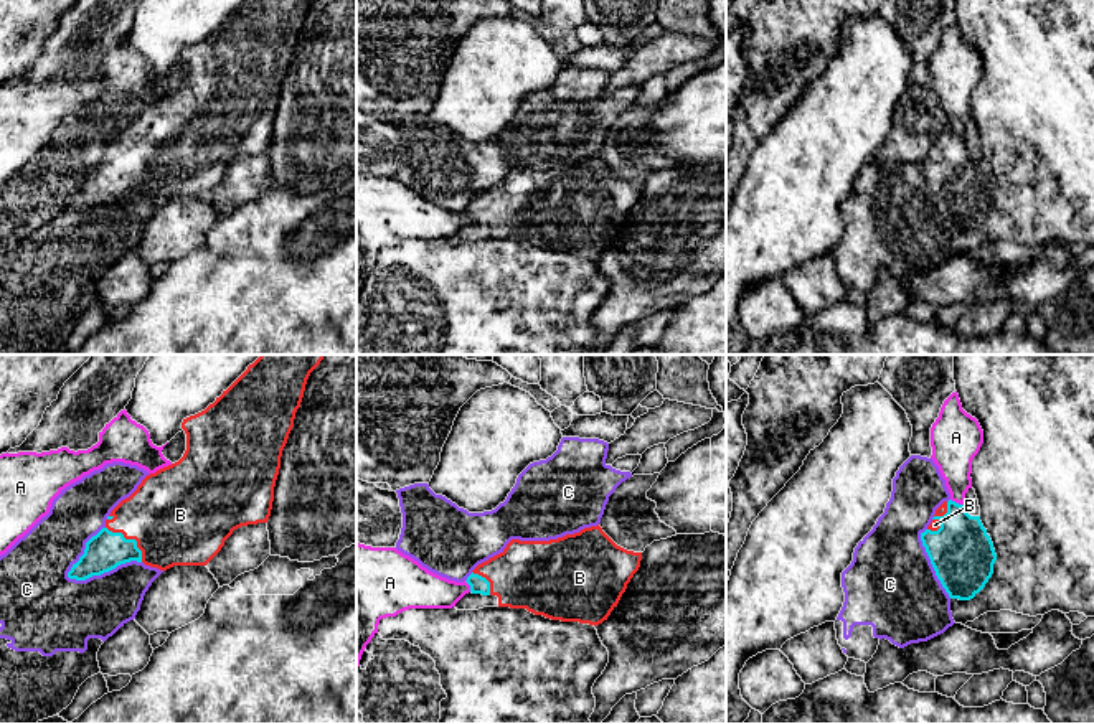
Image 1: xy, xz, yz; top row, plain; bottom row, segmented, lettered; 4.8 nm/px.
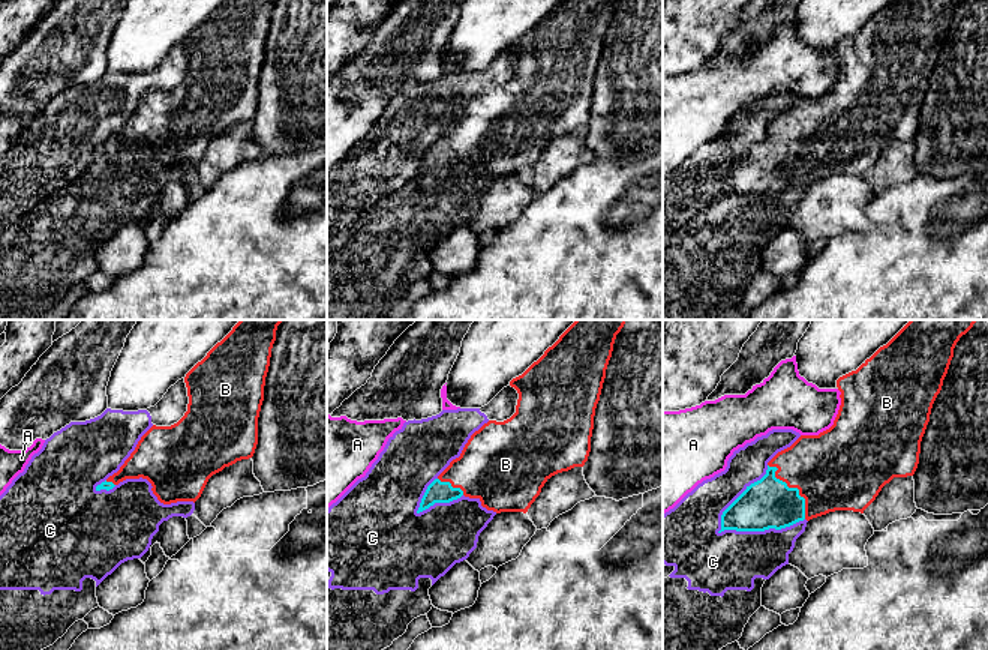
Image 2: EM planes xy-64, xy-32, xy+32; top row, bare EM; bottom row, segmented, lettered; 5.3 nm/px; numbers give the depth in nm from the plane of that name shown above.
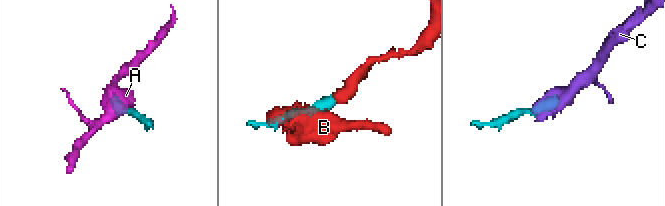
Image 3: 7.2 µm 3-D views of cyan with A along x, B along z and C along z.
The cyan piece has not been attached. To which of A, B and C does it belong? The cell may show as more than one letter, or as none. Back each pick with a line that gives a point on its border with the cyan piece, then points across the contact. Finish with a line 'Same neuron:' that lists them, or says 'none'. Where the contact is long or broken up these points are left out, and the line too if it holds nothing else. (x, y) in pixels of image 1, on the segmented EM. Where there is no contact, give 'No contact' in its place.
B: Touches cyan at xy (131, 540). Path across: xy (104, 551), (122, 540), (131, 540), (175, 515)
Same neuron: B

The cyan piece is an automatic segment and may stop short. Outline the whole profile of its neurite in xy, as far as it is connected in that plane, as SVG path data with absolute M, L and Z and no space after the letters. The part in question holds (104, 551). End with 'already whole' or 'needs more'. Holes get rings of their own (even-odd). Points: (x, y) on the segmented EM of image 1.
M261 355L213 404L183 419L182 429L186 434L183 457L147 475L137 490L111 511L106 526L86 543L84 554L73 564L68 577L86 581L130 561L144 562L160 571L173 566L206 566L221 551L234 529L267 523L282 450L294 427L307 379L323 356Z | needs more

